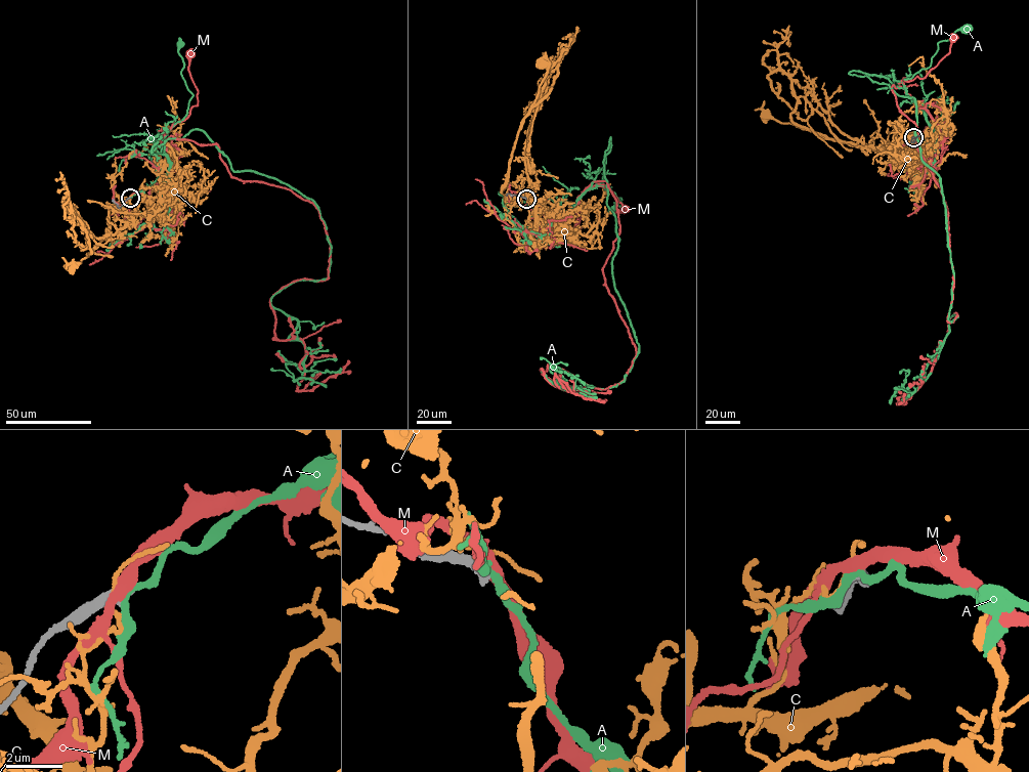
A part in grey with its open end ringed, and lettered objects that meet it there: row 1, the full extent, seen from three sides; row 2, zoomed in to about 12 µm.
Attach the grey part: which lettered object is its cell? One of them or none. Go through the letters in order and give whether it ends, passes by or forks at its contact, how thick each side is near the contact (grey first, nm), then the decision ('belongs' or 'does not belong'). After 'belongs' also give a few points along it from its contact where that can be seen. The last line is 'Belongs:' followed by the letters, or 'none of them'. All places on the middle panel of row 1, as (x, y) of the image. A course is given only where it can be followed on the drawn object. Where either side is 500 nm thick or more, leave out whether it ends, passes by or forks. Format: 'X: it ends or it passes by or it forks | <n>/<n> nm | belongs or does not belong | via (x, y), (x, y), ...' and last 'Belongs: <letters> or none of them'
A: it passes by | 440/240 nm | does not belong
C: 500/120 nm | does not belong
M: it passes by | 480/420 nm | does not belong
Belongs: none of them

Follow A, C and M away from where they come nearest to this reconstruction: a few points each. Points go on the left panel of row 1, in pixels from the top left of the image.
A: (130, 198), (153, 185), (170, 198), (164, 137), (185, 115), (193, 95), (181, 74), (179, 43)
C: (129, 198), (127, 211), (108, 204), (110, 225), (105, 238), (72, 268)
M: (130, 198), (163, 180), (181, 156), (162, 142), (198, 104), (188, 70), (190, 52)

